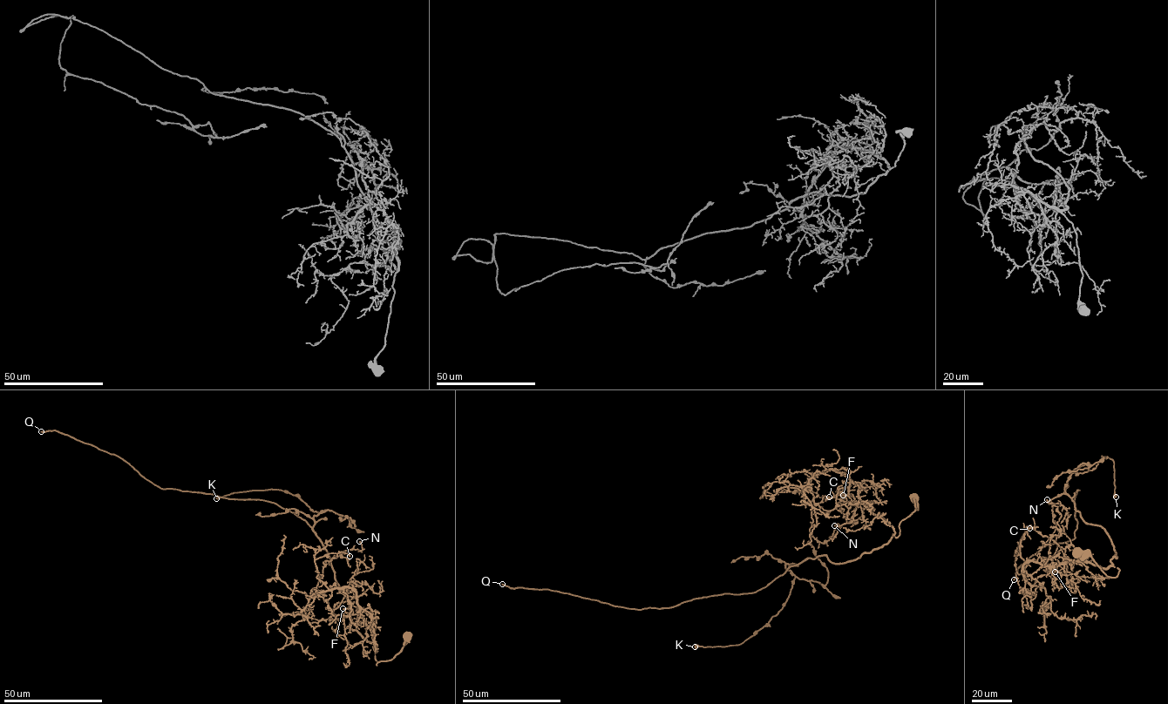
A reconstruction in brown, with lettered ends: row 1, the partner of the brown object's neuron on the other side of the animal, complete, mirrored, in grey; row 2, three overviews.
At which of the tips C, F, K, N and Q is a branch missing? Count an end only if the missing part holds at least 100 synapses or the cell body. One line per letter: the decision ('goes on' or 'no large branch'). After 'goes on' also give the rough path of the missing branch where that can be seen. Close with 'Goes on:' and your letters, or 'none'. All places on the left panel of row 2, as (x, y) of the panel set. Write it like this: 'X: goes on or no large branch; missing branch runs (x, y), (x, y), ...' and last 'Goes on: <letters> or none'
C: no large branch
F: no large branch
K: no large branch
N: no large branch
Q: goes on
Goes on: Q

